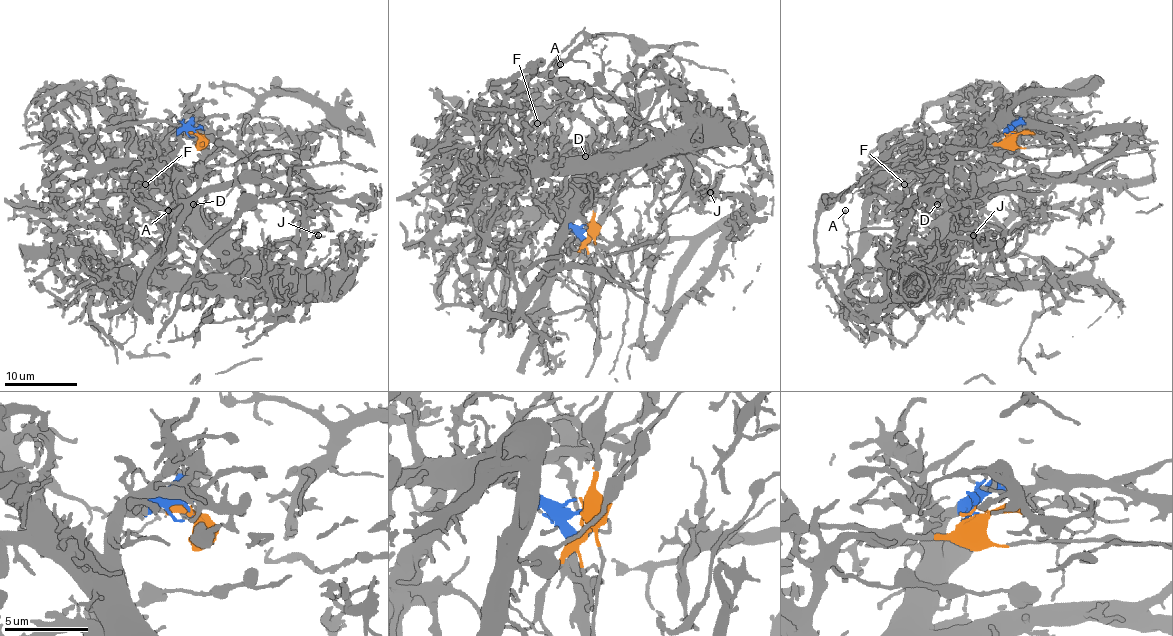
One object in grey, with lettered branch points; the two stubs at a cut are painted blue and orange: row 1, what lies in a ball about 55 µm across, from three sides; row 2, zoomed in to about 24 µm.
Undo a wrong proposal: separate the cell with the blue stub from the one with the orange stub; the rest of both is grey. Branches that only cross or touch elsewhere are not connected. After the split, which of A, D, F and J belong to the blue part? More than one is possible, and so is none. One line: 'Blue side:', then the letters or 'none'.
Blue side: D, F, J

